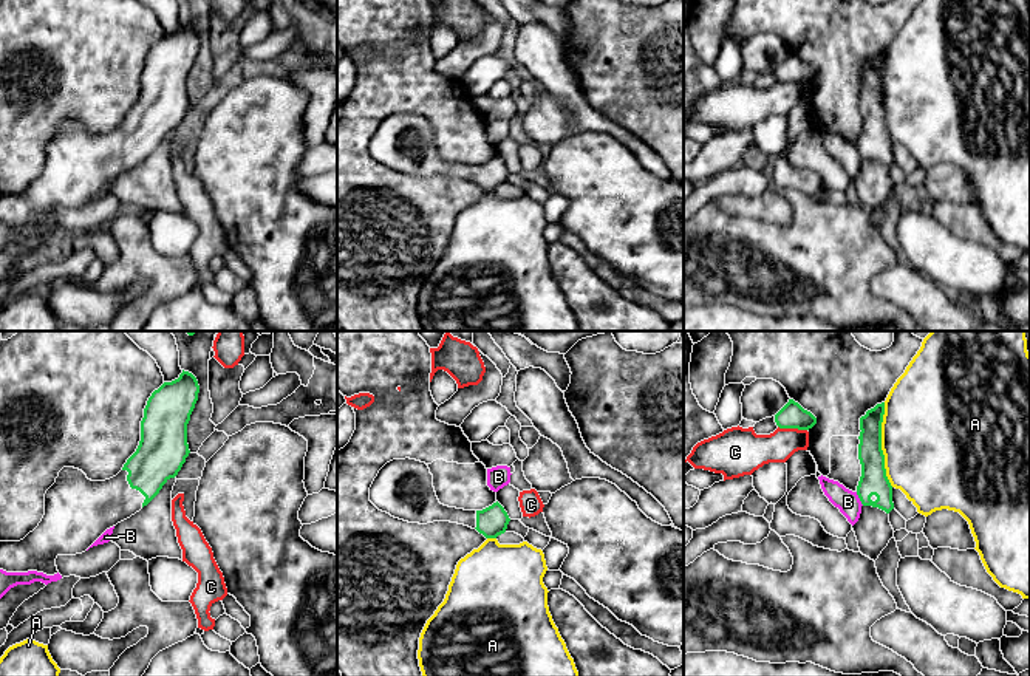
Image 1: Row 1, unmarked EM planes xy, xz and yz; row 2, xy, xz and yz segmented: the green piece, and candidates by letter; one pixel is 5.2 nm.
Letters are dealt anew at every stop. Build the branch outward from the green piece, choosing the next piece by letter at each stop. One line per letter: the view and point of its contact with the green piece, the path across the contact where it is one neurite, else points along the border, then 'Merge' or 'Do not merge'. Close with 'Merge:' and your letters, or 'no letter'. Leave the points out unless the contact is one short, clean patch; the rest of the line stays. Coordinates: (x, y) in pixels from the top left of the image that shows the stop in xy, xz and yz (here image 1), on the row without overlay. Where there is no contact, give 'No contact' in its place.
A: Touches green at yz (880, 98). Do not merge
B: Touches green at yz (859, 150). Boundary: yz (856, 146), (863, 158). Do not merge
C: Touches green at yz (792, 81). Boundary: yz (778, 79), (806, 84). Do not merge
Merge: no letter

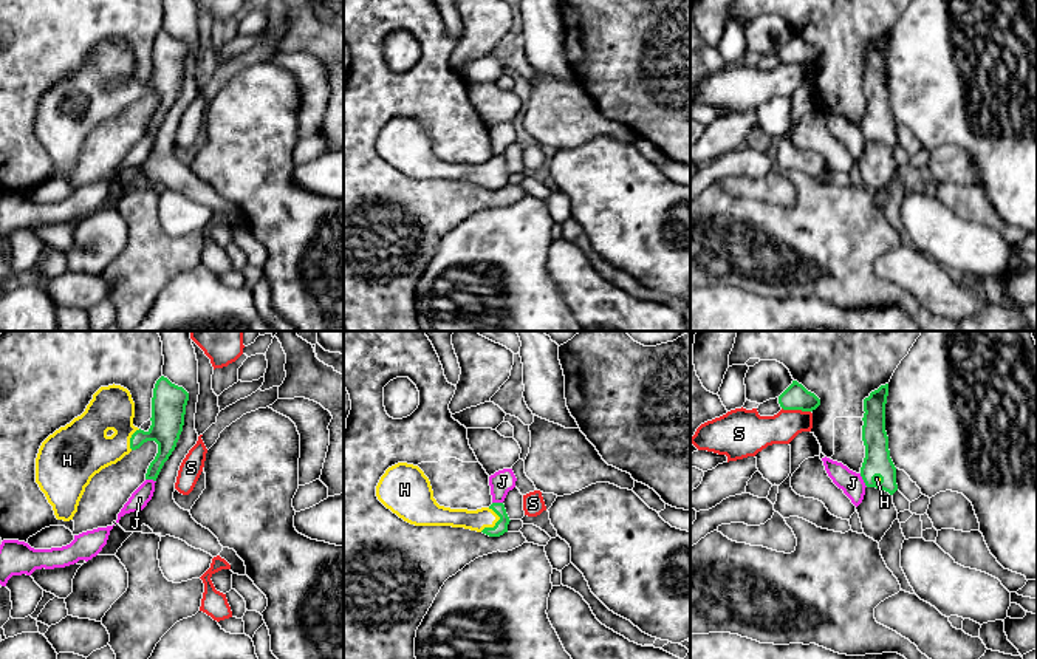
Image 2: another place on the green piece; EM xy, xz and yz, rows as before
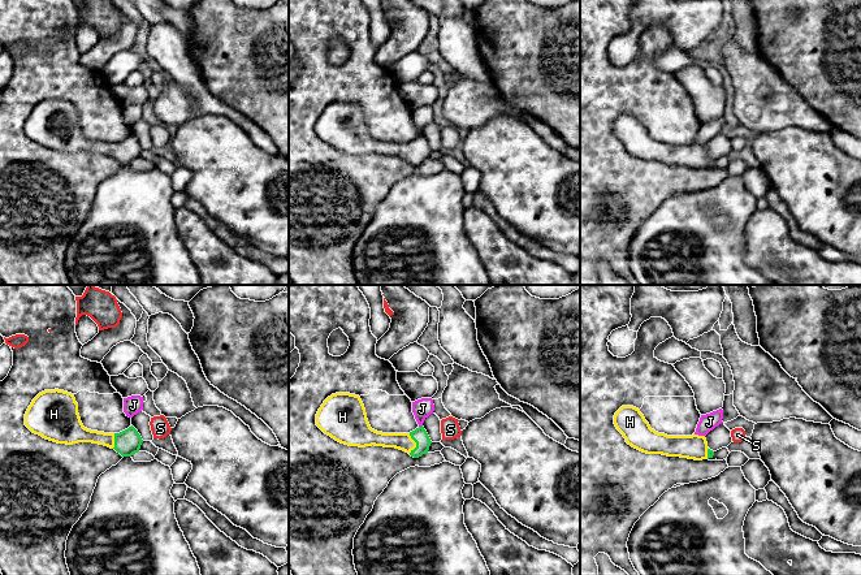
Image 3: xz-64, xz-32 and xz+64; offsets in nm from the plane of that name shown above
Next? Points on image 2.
H: Touches green at xz (496, 177). Path across: xz (500, 181), (496, 177), (477, 174). Merge
J: Touches green at yz (862, 132). Boundary: yz (859, 127), (867, 139). Do not merge
S: Touches green at yz (796, 62). Boundary: yz (782, 61), (810, 65). Do not merge
Merge: H

